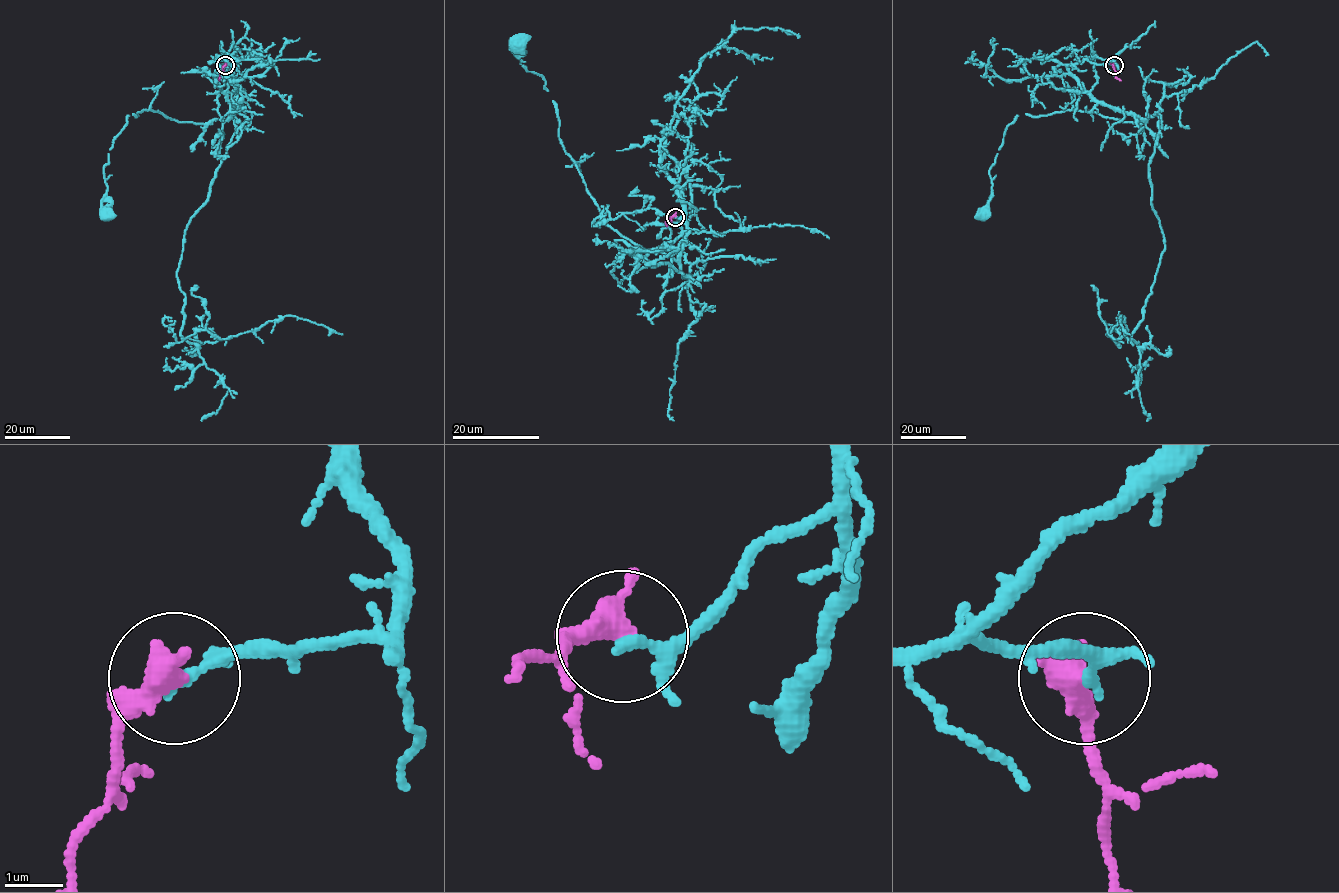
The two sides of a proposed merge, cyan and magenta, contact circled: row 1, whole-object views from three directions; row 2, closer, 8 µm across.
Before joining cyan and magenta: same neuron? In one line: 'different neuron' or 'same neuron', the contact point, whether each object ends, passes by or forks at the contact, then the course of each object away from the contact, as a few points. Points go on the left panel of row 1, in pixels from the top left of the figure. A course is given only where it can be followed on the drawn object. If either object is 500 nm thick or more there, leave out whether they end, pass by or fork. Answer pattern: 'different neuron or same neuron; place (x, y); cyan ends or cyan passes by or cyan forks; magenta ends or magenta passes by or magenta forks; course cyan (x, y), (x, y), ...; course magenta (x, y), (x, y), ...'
same neuron; place (225, 65); course cyan (225, 65), (238, 64), (215, 79), (232, 103), (226, 120), (128, 116), (104, 167), (104, 213); course magenta (225, 65), (219, 80)

